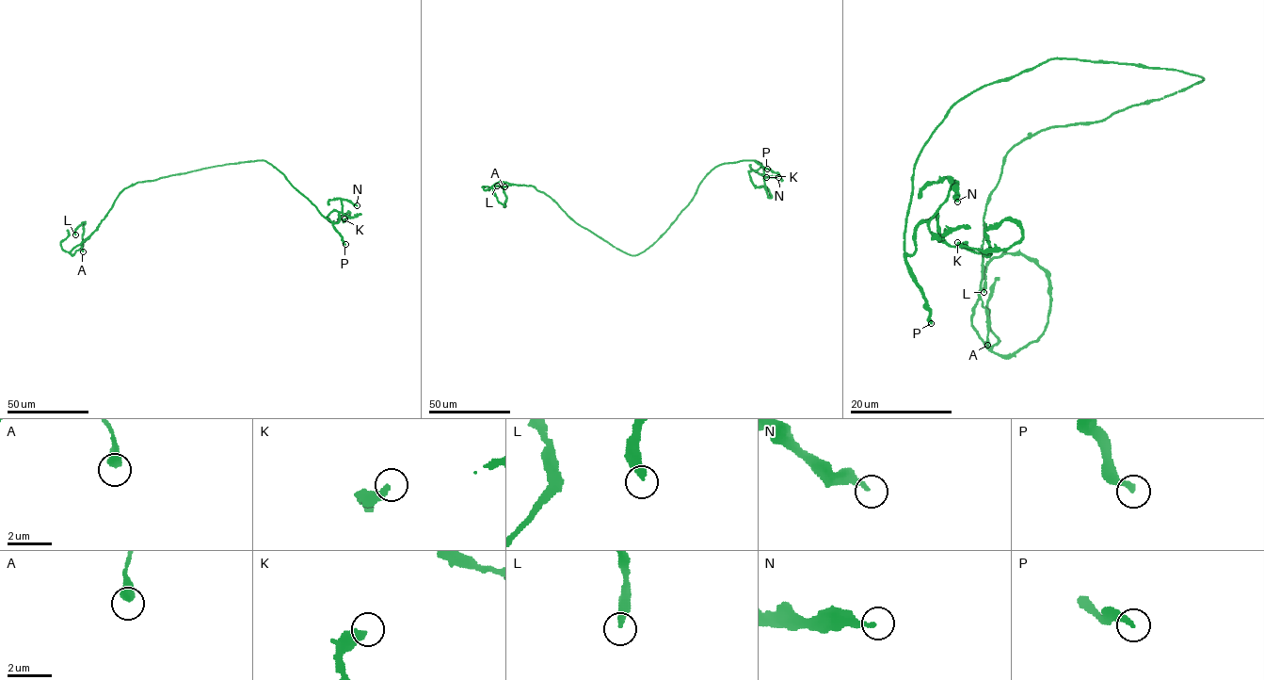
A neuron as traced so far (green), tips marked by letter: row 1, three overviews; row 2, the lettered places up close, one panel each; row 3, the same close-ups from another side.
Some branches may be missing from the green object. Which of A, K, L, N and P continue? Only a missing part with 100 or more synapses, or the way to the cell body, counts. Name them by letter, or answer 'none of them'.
none of them

